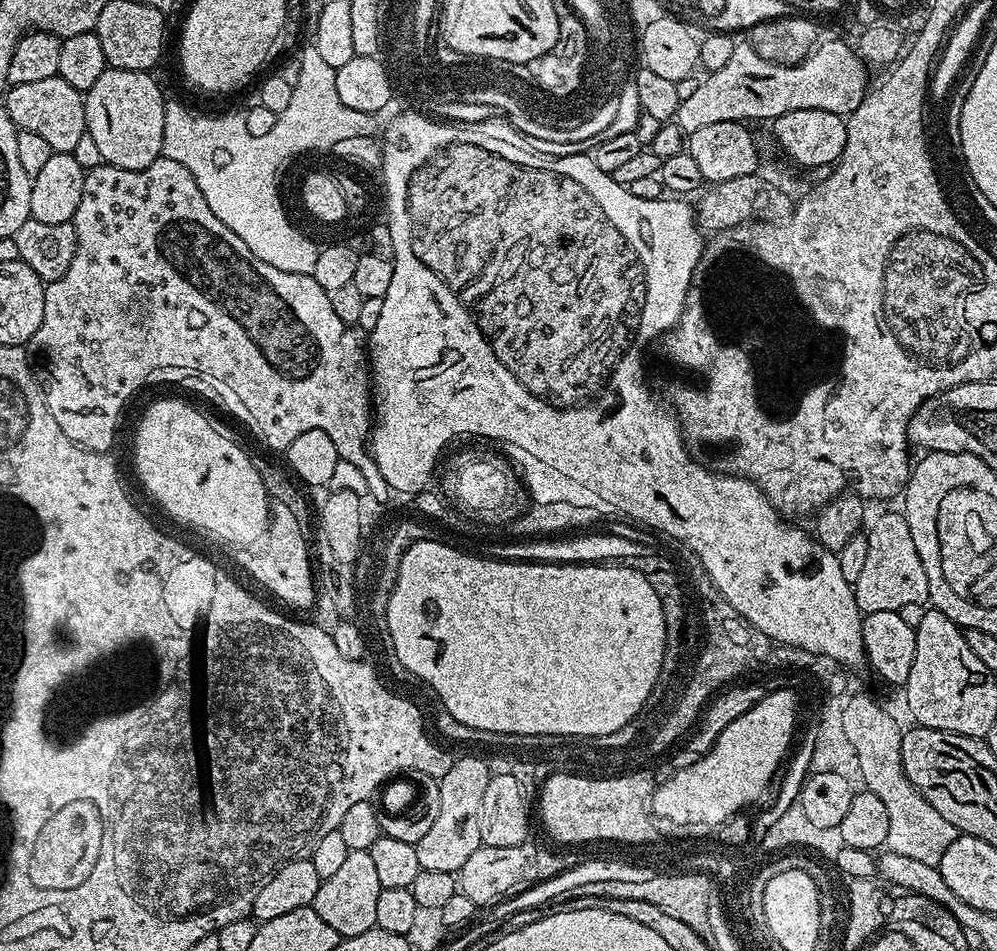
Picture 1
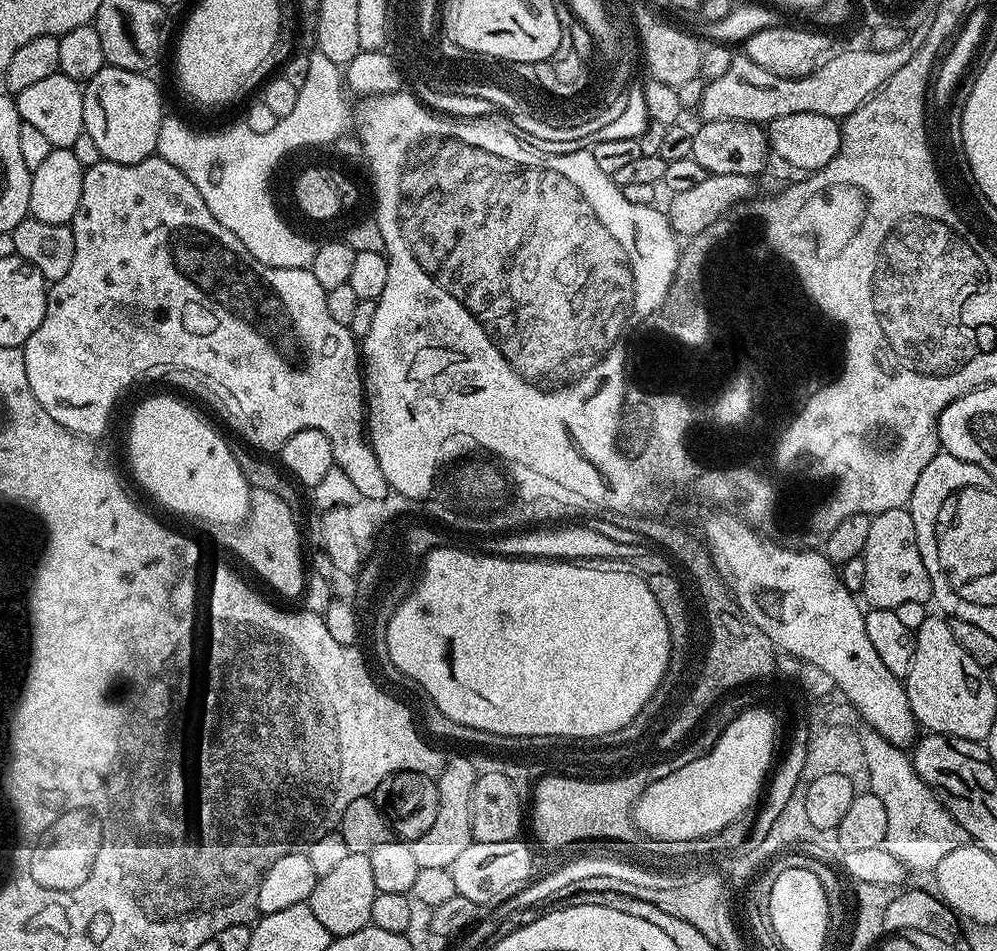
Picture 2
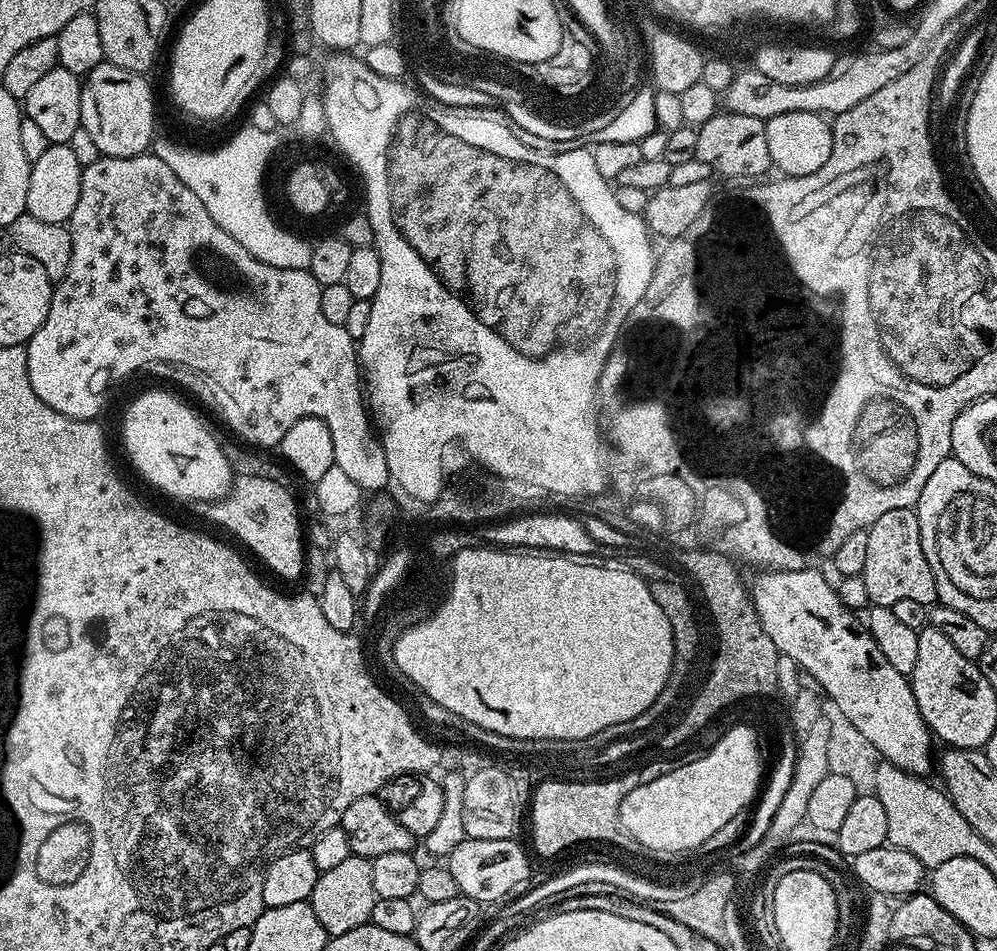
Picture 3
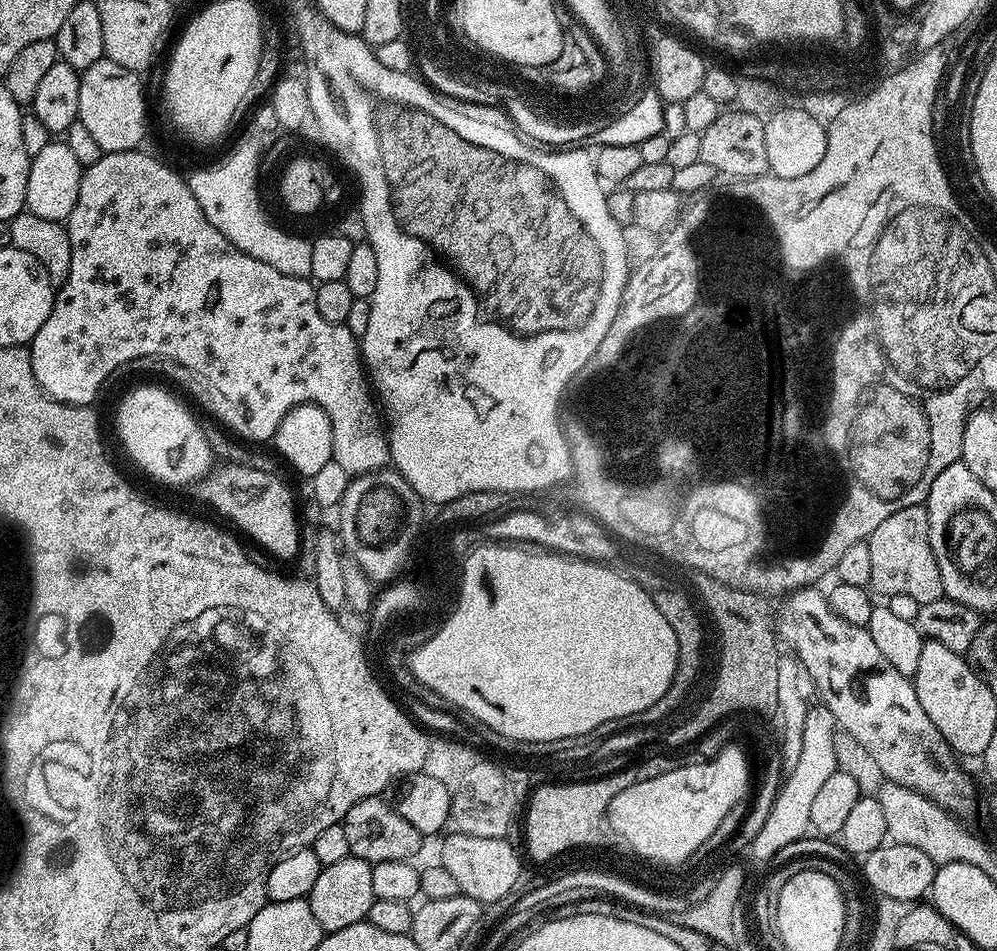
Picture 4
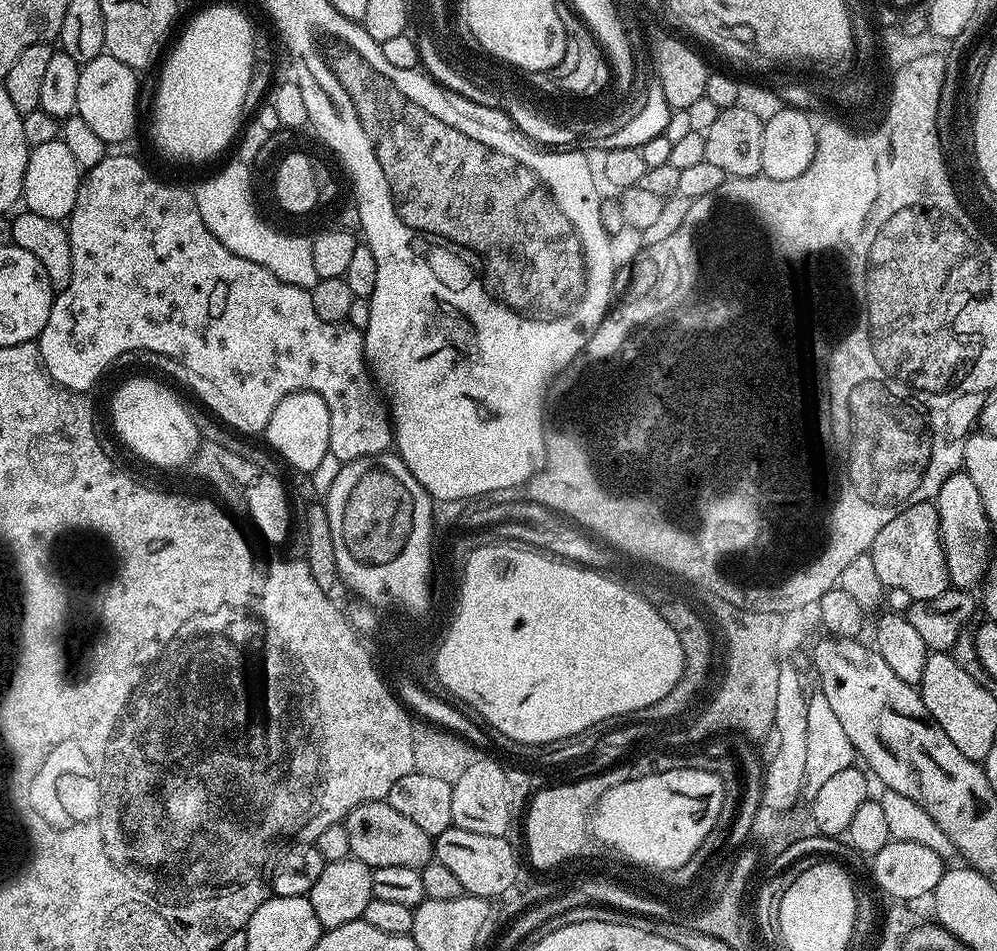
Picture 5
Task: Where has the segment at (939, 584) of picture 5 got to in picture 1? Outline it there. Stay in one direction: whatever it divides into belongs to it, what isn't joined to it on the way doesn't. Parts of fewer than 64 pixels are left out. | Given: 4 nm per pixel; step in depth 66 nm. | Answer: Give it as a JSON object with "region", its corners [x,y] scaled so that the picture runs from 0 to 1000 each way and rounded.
{"region":[[[902,537],[887,538],[874,551],[875,548],[869,555],[869,592],[857,616],[859,636],[863,638],[864,645],[885,641],[903,644],[905,637],[930,636],[929,599],[925,596],[925,587],[921,587],[917,562],[913,562],[913,553],[907,542]]]}

